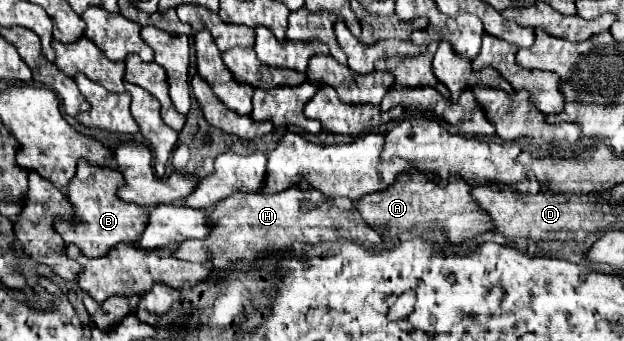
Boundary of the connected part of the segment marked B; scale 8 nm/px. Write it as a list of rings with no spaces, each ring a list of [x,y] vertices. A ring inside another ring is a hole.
[[[80,164],[80,172],[68,184],[68,198],[78,210],[82,224],[56,224],[56,230],[68,244],[76,244],[84,256],[106,256],[116,244],[136,244],[148,224],[148,210],[136,204],[128,204],[118,198],[118,188],[124,186],[124,176],[110,168],[92,168]]]

